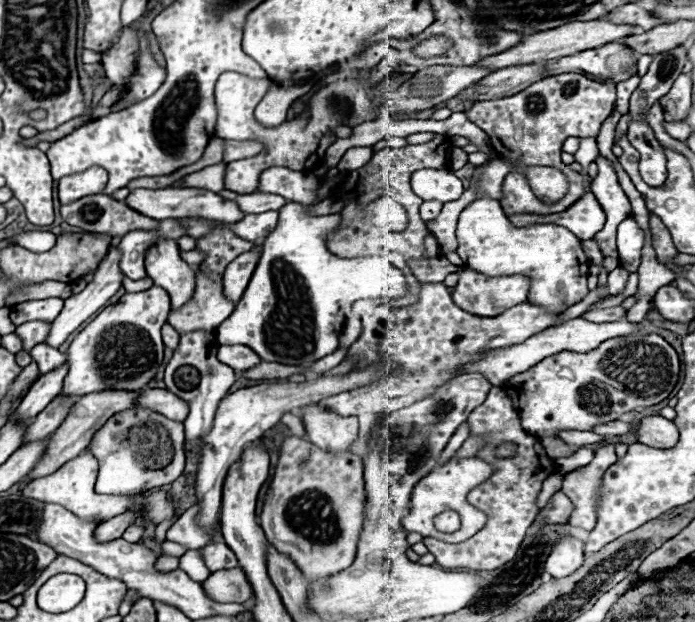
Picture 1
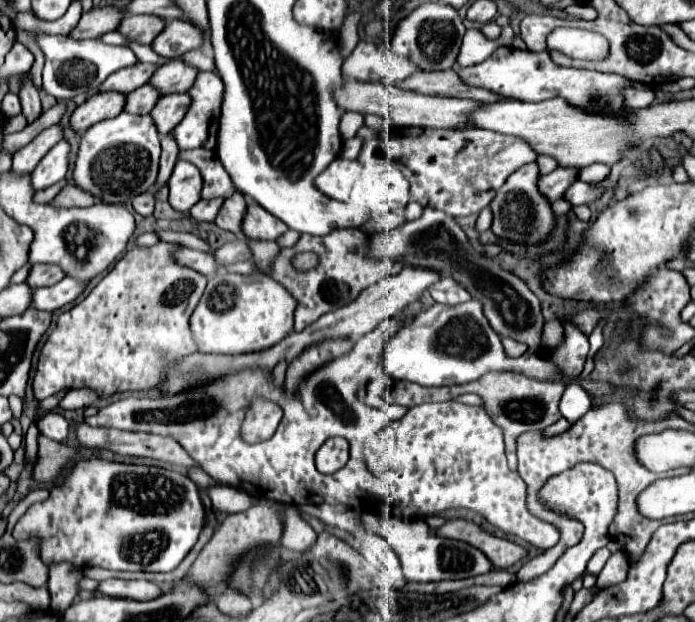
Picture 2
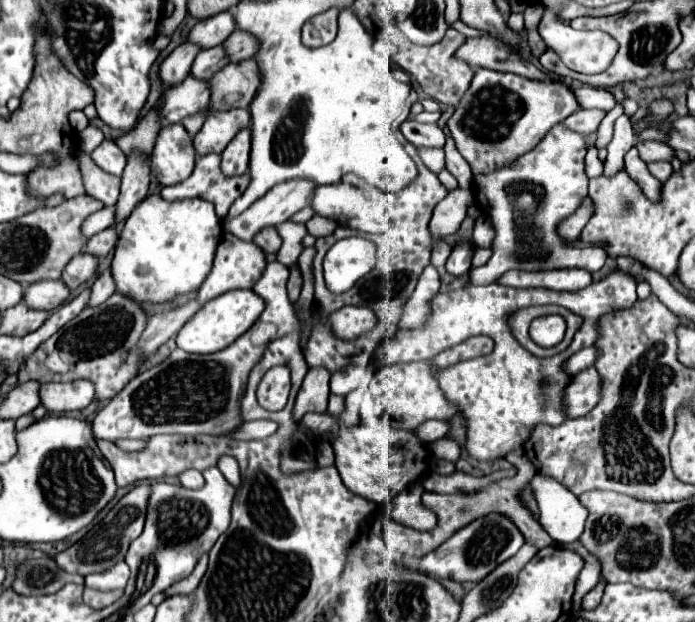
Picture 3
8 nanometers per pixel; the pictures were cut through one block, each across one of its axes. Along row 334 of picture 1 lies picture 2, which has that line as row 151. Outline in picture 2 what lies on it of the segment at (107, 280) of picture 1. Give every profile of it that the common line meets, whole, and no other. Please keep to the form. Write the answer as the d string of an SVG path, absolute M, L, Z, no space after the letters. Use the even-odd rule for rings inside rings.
M60 140L56 146L52 146L46 152L46 156L30 172L30 182L32 182L34 190L44 190L44 188L64 180L66 170L68 170L68 152L70 152L70 146L66 140Z

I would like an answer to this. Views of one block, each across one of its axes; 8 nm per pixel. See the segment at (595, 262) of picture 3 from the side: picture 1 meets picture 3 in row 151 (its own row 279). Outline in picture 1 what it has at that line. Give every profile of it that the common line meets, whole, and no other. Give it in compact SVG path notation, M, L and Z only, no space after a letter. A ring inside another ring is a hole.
M490 196L472 200L458 218L458 254L466 268L484 272L488 276L522 274L530 278L530 304L542 304L552 310L568 308L588 294L588 258L582 252L580 238L568 228L556 224L534 224L516 228L504 216L500 202Z

